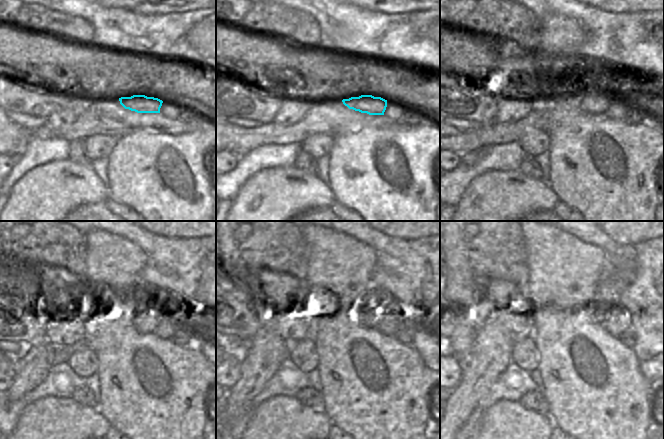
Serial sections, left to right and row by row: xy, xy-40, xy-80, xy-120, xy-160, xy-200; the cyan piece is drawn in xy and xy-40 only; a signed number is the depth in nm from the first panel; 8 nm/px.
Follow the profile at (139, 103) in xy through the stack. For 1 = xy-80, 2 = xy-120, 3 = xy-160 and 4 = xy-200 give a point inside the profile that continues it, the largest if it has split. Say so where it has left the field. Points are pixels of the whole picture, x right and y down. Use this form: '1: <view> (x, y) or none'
1: xy-80 (598, 103)
2: xy-120 (148, 326)
3: xy-160 (373, 303)
4: xy-200 (608, 292)

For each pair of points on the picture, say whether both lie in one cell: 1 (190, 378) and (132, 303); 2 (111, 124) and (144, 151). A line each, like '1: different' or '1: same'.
1: same
2: different

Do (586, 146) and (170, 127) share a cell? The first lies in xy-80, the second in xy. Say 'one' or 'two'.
two

